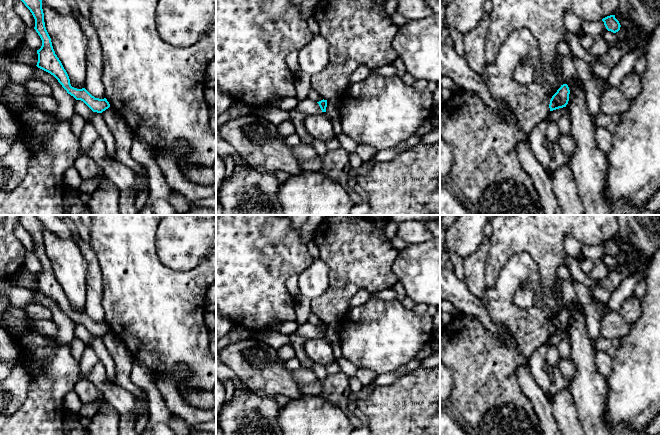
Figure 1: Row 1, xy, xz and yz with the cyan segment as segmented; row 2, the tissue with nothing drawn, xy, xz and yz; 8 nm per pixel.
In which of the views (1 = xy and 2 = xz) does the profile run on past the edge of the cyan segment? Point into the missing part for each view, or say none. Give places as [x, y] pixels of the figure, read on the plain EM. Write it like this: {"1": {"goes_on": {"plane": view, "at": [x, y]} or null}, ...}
{"1": {"goes_on": null}, "2": {"goes_on": null}}

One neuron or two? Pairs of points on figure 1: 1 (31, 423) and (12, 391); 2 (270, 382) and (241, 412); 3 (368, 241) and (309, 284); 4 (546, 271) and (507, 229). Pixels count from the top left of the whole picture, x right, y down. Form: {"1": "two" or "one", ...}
{"1": "two", "2": "two", "3": "two", "4": "one"}

